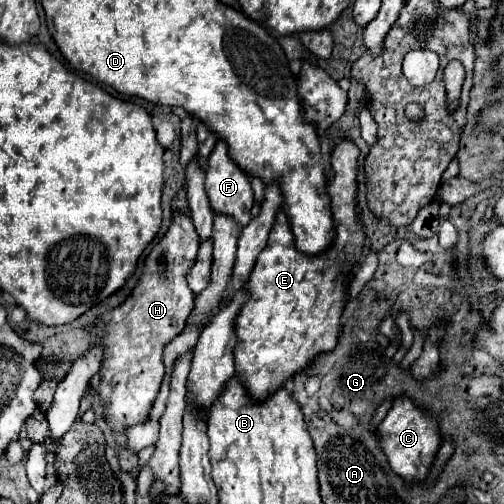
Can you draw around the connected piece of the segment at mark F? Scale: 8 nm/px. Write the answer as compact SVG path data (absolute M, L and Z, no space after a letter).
M222 139L216 143L216 147L206 163L206 193L208 193L212 211L232 215L240 225L246 225L250 221L250 209L254 203L250 175L232 161L232 157L228 155L228 147Z

